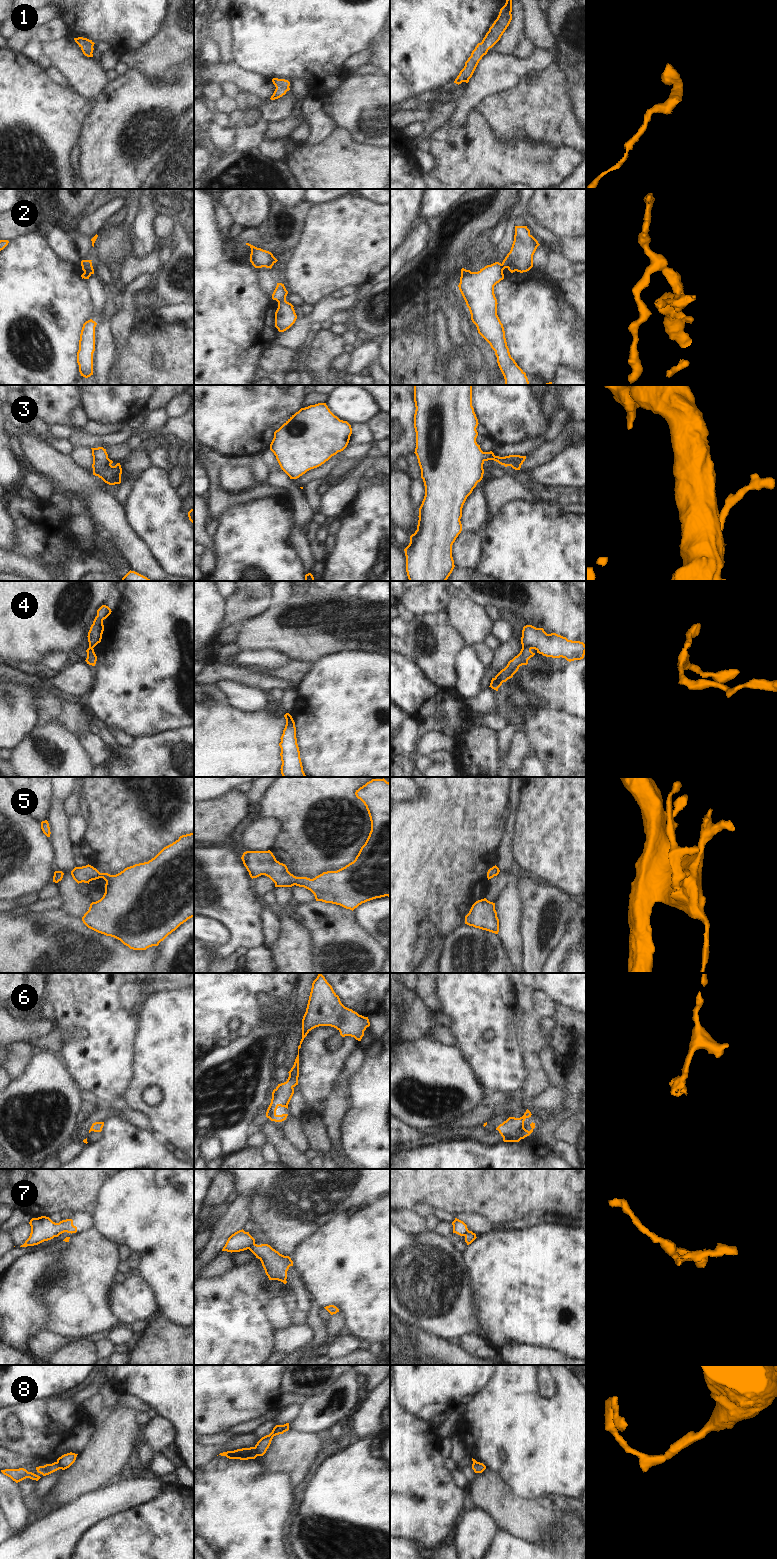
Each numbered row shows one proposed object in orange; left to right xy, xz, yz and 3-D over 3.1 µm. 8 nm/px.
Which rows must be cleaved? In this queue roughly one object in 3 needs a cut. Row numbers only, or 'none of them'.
2, 4, 7, 8

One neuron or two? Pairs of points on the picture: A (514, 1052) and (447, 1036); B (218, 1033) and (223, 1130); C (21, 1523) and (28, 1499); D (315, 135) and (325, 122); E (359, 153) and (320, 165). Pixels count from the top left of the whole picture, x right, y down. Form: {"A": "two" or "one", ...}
{"A": "two", "B": "two", "C": "two", "D": "one", "E": "one"}

